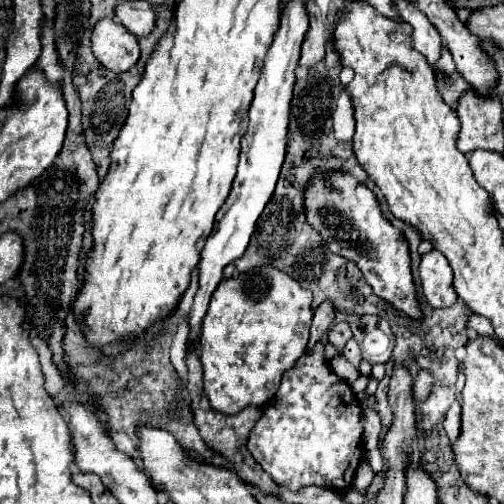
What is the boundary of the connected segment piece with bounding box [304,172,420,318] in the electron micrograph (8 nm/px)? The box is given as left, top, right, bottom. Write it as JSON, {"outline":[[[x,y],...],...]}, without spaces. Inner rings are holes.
{"outline":[[[336,172],[332,182],[324,182],[316,176],[312,186],[308,186],[308,202],[304,202],[304,206],[308,222],[320,230],[330,252],[354,260],[378,298],[390,302],[410,318],[420,318],[420,304],[416,300],[416,288],[410,272],[408,244],[402,232],[382,216],[378,200],[370,188],[342,172]]]}

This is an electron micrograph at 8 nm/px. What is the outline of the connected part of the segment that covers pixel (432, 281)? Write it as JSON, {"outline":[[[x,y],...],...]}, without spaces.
{"outline":[[[436,250],[422,254],[418,274],[422,280],[424,298],[432,308],[446,308],[454,304],[458,296],[452,288],[452,268],[448,266],[444,254]]]}

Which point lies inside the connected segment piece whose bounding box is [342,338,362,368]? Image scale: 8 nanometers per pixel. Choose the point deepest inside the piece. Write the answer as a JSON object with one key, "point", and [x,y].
{"point":[351,353]}

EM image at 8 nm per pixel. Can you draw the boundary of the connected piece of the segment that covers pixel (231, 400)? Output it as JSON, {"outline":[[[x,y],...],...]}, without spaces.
{"outline":[[[272,266],[236,272],[234,278],[224,278],[220,286],[216,286],[200,332],[204,392],[214,410],[220,410],[222,414],[238,414],[244,406],[264,406],[274,398],[284,372],[292,370],[298,358],[302,358],[306,352],[312,324],[310,304],[312,292],[304,290],[294,278]]]}

